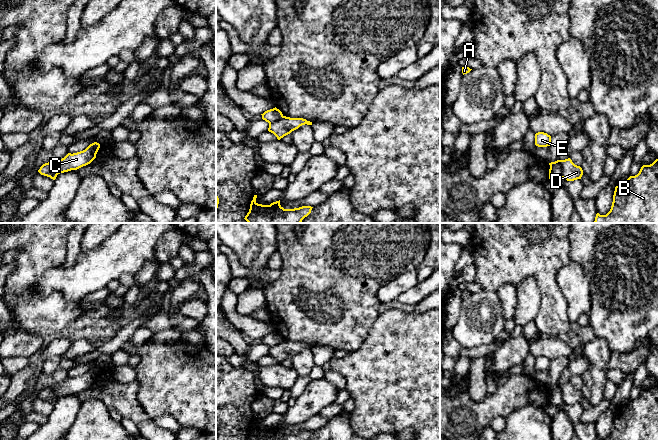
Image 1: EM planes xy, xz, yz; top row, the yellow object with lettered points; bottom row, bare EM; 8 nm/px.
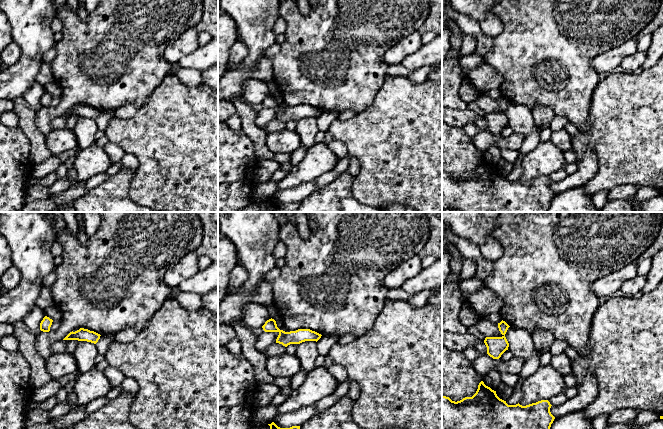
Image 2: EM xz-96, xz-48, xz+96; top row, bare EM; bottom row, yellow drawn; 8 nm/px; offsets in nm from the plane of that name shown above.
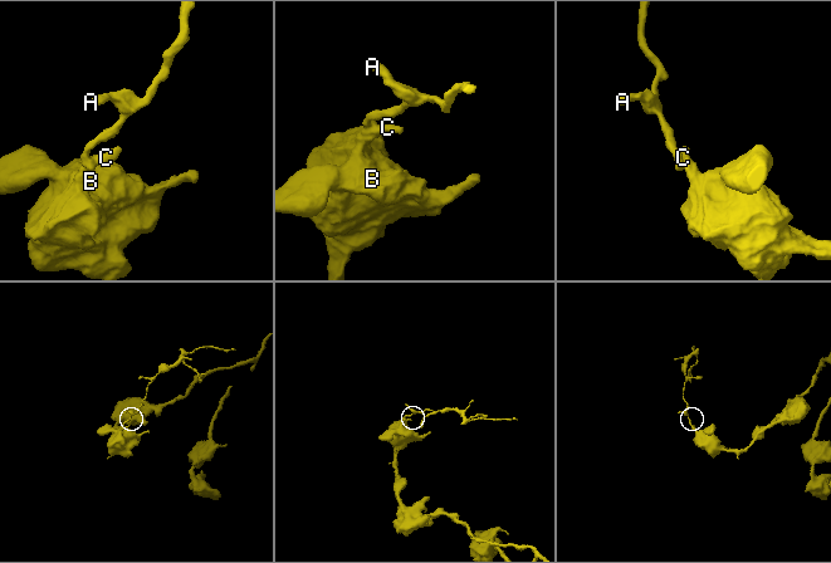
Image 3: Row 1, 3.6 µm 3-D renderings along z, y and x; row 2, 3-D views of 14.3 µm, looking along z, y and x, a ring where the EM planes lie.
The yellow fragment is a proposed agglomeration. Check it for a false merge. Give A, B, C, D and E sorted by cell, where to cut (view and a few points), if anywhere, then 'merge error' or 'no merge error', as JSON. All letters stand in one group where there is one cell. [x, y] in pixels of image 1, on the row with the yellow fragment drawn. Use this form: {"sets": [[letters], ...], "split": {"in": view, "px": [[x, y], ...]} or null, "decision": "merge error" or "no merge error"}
{"sets": [["A", "E"], ["B", "C", "D"]], "split": {"in": "yz", "px": [[559, 160], [563, 177]]}, "decision": "merge error"}

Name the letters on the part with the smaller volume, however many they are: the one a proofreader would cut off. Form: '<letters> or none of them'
A, E

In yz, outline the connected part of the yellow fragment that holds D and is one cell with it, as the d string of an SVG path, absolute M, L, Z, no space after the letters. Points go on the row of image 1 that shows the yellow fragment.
M570 158L560 160L563 178L567 181L581 179L583 170L580 166L575 165Z

